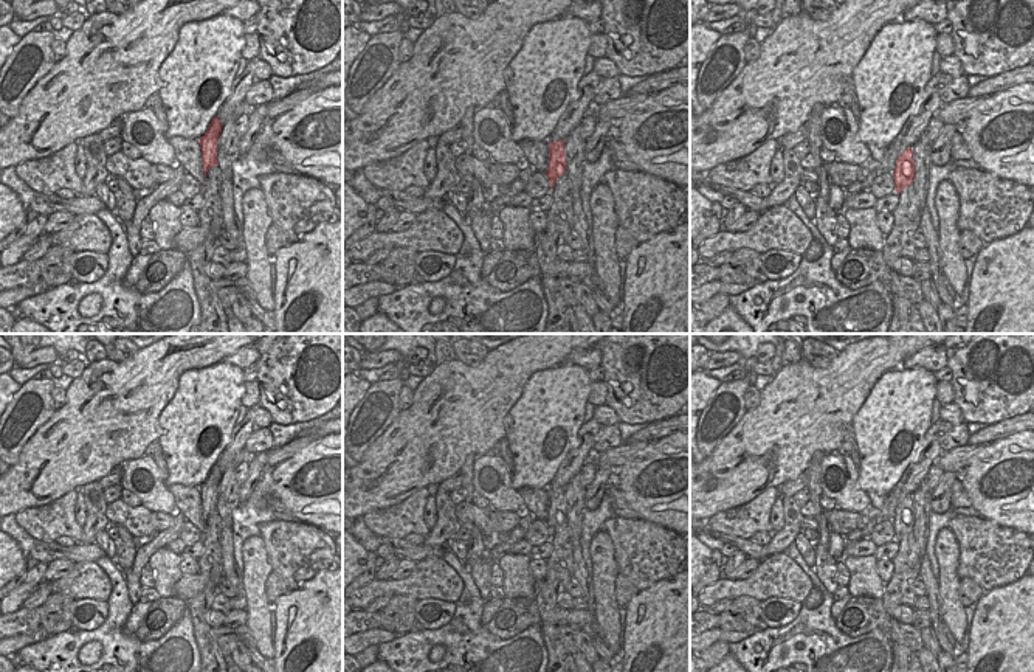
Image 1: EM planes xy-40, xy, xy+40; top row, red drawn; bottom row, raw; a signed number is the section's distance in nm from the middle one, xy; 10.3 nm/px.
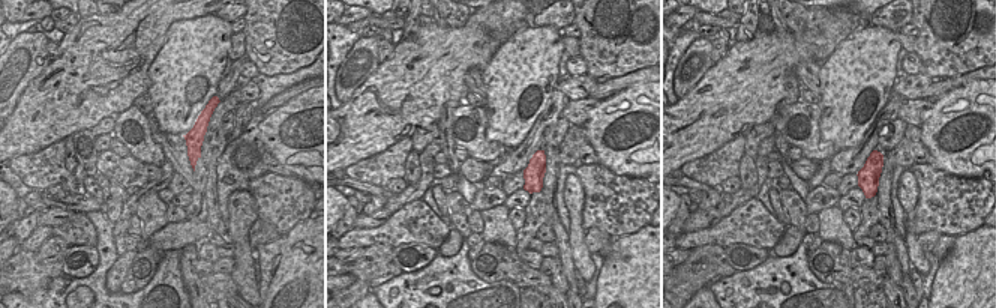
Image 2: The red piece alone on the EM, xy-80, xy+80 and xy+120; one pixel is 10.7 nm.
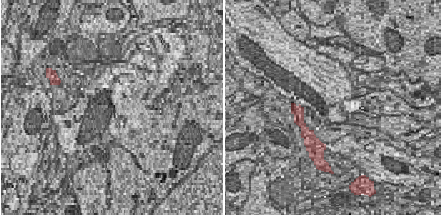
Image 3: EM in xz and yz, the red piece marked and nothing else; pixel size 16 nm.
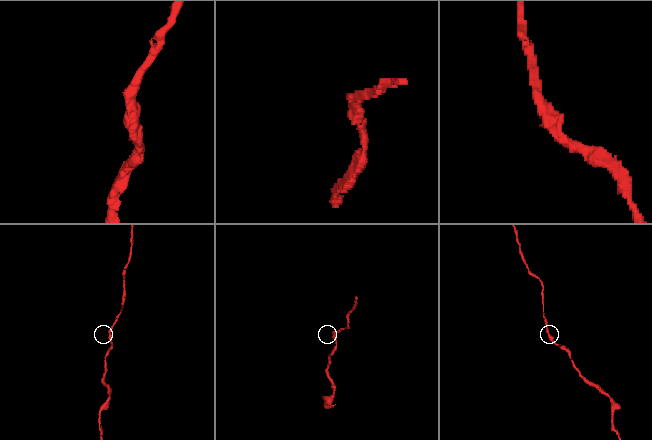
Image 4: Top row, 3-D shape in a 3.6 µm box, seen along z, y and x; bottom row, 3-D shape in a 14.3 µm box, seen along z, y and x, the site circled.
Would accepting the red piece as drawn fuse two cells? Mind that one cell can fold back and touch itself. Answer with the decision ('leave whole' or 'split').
leave whole

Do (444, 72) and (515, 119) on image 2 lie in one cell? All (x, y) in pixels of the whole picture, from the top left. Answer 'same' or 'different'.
different

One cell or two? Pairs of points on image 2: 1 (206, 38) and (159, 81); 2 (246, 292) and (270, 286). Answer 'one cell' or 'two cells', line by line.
1: one cell
2: two cells

